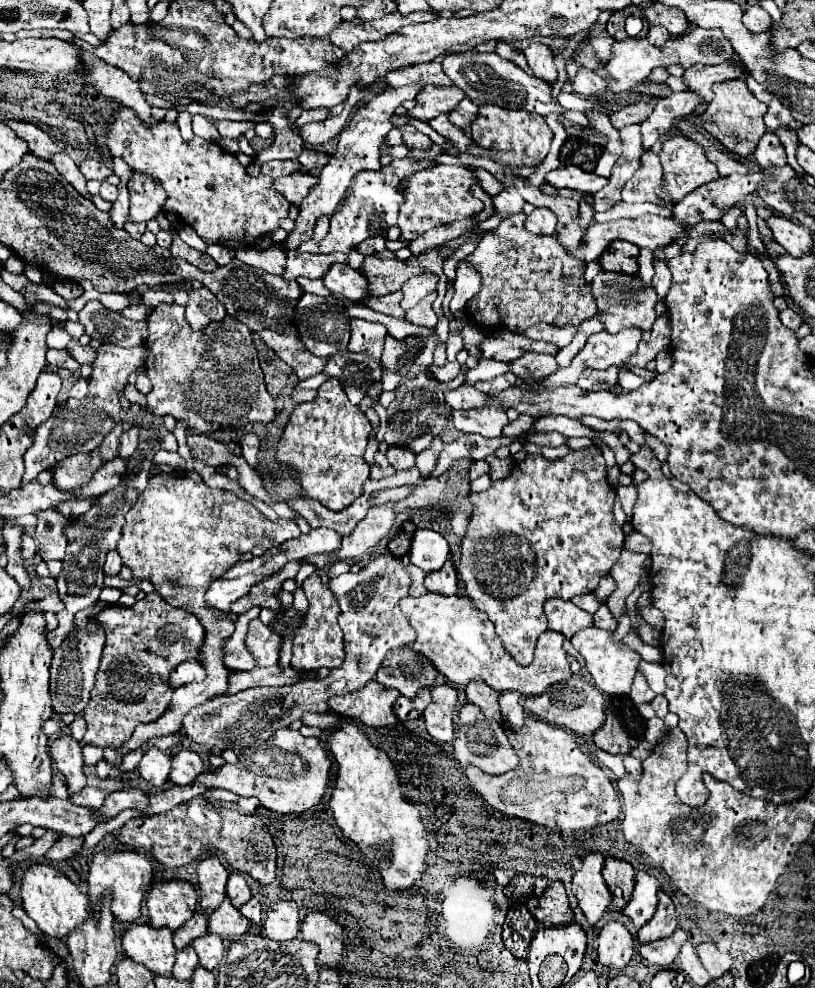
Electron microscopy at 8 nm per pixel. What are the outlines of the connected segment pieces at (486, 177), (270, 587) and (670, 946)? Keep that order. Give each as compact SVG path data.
M472 168L475 177L481 181L482 189L491 197L500 193L502 190L501 184L497 179L488 171L482 168Z
M288 562L288 566L284 566L278 574L274 574L274 576L258 582L256 586L252 586L250 594L246 594L244 598L232 602L230 604L230 612L234 612L236 616L240 616L240 614L244 614L246 610L250 610L254 606L268 606L272 610L280 608L280 602L278 602L278 598L274 594L280 590L280 586L282 586L282 582L286 578L294 578L294 576L296 576L294 562Z
M676 928L672 936L664 938L664 940L656 940L656 942L648 942L640 946L640 954L656 964L656 966L670 966L674 962L674 958L680 952L680 946L686 942L686 932L682 928Z

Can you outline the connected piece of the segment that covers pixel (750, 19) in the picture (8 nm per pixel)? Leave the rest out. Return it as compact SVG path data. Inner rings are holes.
M759 5L751 6L744 14L744 22L752 26L752 32L763 32L770 28L772 18L764 8Z

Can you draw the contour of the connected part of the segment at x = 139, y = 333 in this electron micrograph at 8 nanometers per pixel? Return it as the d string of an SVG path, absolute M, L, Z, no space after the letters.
M90 300L90 304L86 304L84 308L90 314L88 322L84 324L84 330L92 338L122 348L144 344L144 338L148 336L144 320L142 322L126 320L120 312L104 308L98 300Z

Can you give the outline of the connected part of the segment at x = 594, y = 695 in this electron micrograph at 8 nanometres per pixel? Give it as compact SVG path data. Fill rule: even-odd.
M570 678L568 682L558 682L556 686L550 686L544 694L534 696L534 698L526 698L524 708L530 714L534 714L546 722L552 722L556 726L568 728L568 730L572 730L572 732L580 734L582 738L588 738L588 740L606 720L602 692L580 678Z

